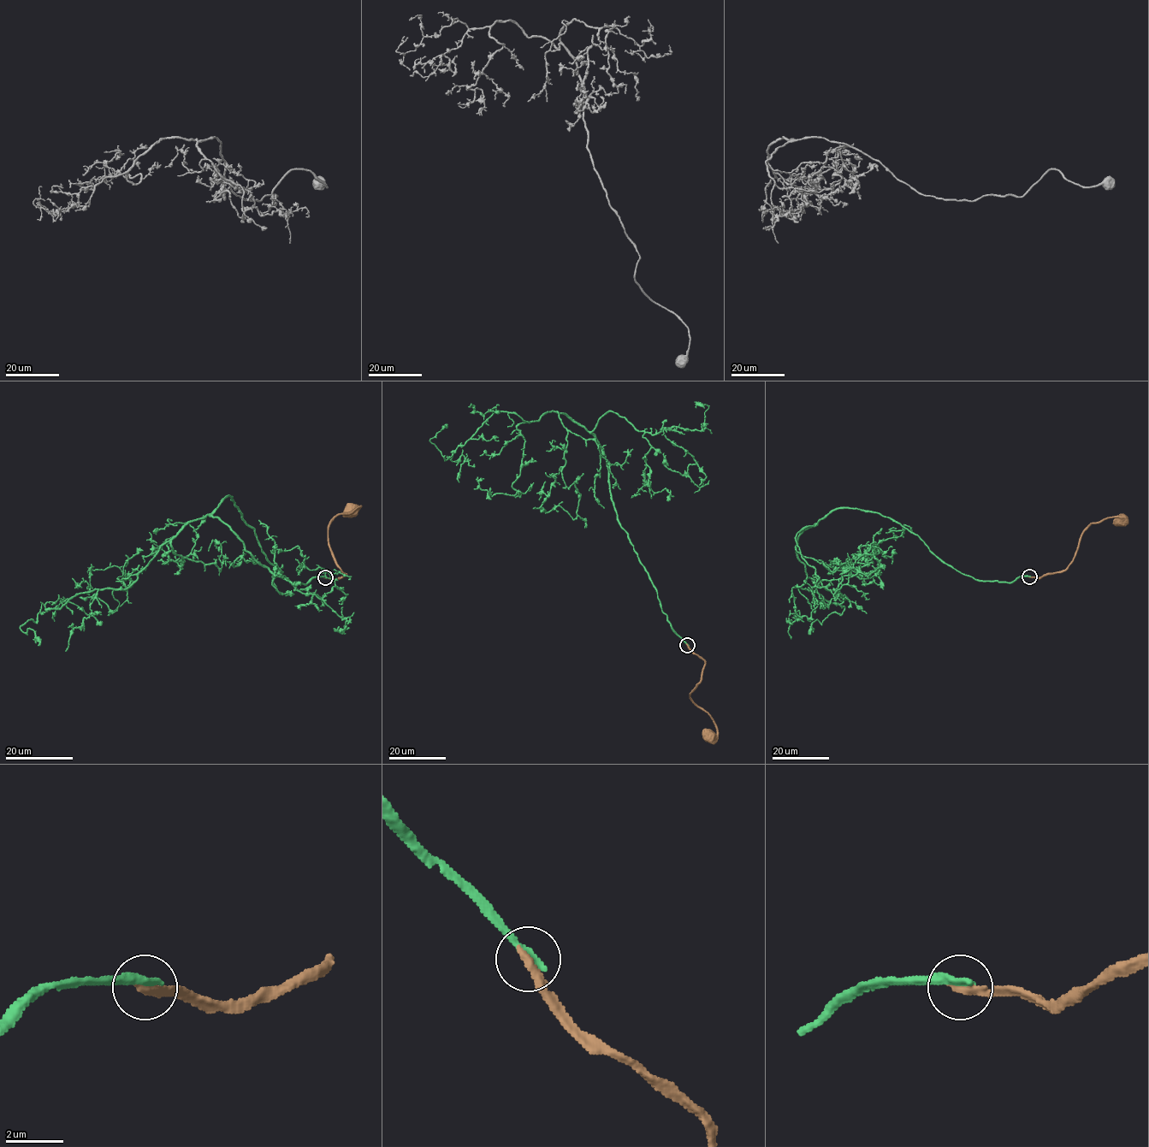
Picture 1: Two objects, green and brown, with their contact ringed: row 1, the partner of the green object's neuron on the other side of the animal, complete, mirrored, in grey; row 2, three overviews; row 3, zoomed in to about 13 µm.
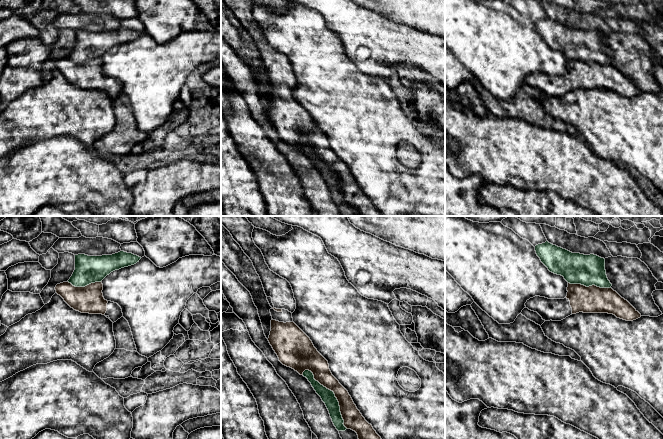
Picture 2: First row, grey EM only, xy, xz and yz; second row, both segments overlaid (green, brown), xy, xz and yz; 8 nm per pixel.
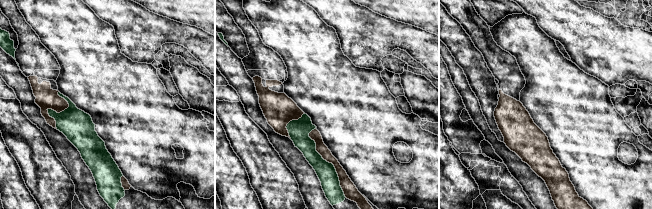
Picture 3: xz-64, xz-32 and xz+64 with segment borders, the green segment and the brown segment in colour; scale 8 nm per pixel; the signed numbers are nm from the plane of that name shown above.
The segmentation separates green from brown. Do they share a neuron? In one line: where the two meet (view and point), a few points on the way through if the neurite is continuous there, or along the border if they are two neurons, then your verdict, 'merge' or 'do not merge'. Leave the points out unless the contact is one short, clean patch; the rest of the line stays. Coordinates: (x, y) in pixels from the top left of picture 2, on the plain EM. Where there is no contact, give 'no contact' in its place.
meets green in xz at (334, 171); do not merge

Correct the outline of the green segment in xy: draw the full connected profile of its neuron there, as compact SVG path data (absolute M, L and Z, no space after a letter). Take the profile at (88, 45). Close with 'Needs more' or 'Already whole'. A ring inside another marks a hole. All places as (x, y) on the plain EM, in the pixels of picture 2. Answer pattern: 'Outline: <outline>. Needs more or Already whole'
Outline: M124 27L102 32L78 30L75 31L75 46L68 58L75 63L101 58L111 48L134 41L140 35L141 33Z. Already whole

